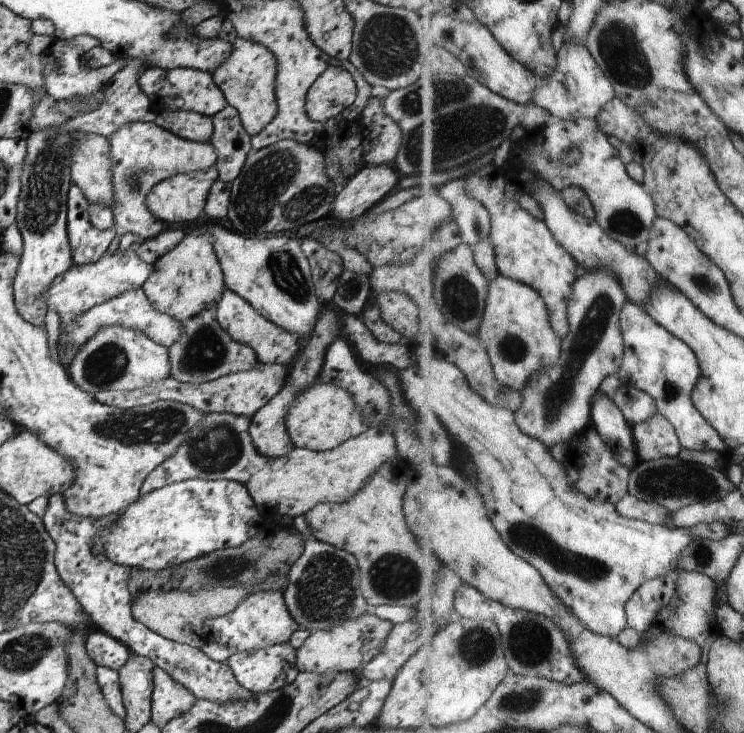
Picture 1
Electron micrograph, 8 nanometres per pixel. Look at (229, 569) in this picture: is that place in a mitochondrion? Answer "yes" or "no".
yes

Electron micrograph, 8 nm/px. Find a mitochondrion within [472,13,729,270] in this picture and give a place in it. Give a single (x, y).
(617, 46)

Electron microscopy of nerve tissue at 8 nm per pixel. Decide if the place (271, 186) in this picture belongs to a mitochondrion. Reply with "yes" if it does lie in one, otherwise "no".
yes

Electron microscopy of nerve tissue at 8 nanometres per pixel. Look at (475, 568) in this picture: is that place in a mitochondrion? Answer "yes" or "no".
yes

